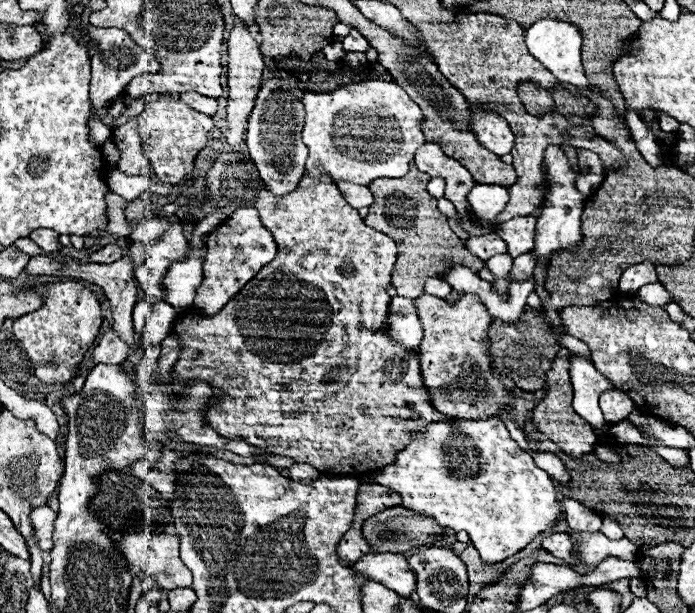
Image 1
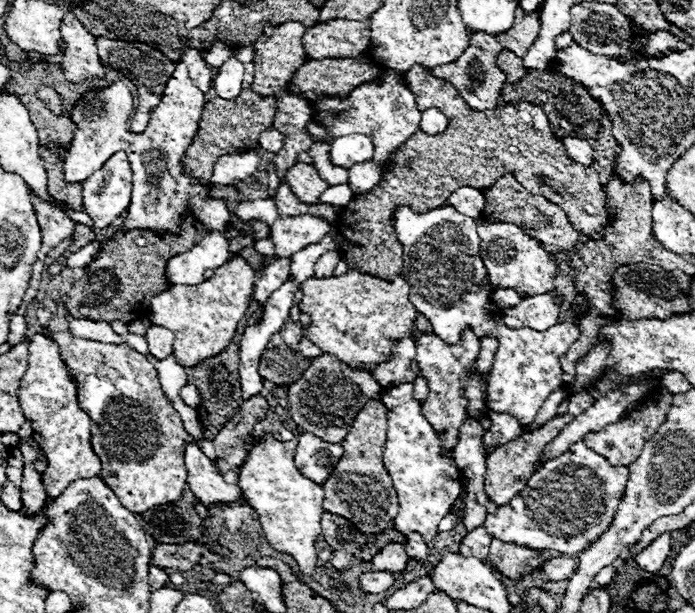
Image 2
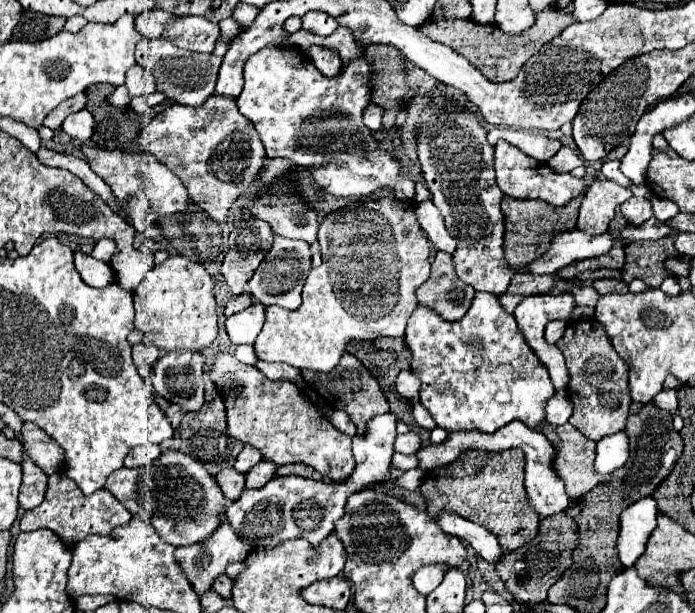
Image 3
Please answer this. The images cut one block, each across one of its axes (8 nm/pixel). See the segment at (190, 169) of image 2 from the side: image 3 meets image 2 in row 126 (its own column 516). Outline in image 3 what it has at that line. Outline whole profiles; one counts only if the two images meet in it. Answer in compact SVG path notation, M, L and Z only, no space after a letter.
M504 196L502 198L502 214L504 214L504 228L506 228L504 230L506 260L516 270L520 270L520 268L524 268L524 264L528 260L542 256L550 248L550 242L556 234L576 228L580 202L582 202L582 198L576 198L562 208L554 208L542 200L514 200L512 196Z

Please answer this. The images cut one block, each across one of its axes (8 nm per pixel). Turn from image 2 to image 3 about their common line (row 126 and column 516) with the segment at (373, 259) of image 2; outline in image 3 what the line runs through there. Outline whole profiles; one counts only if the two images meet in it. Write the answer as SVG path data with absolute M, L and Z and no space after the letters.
M508 448L502 452L464 450L452 464L428 470L420 486L428 504L428 514L452 512L464 520L482 524L494 536L500 538L500 546L506 550L518 550L538 534L540 516L532 510L524 488L524 452L520 448Z

